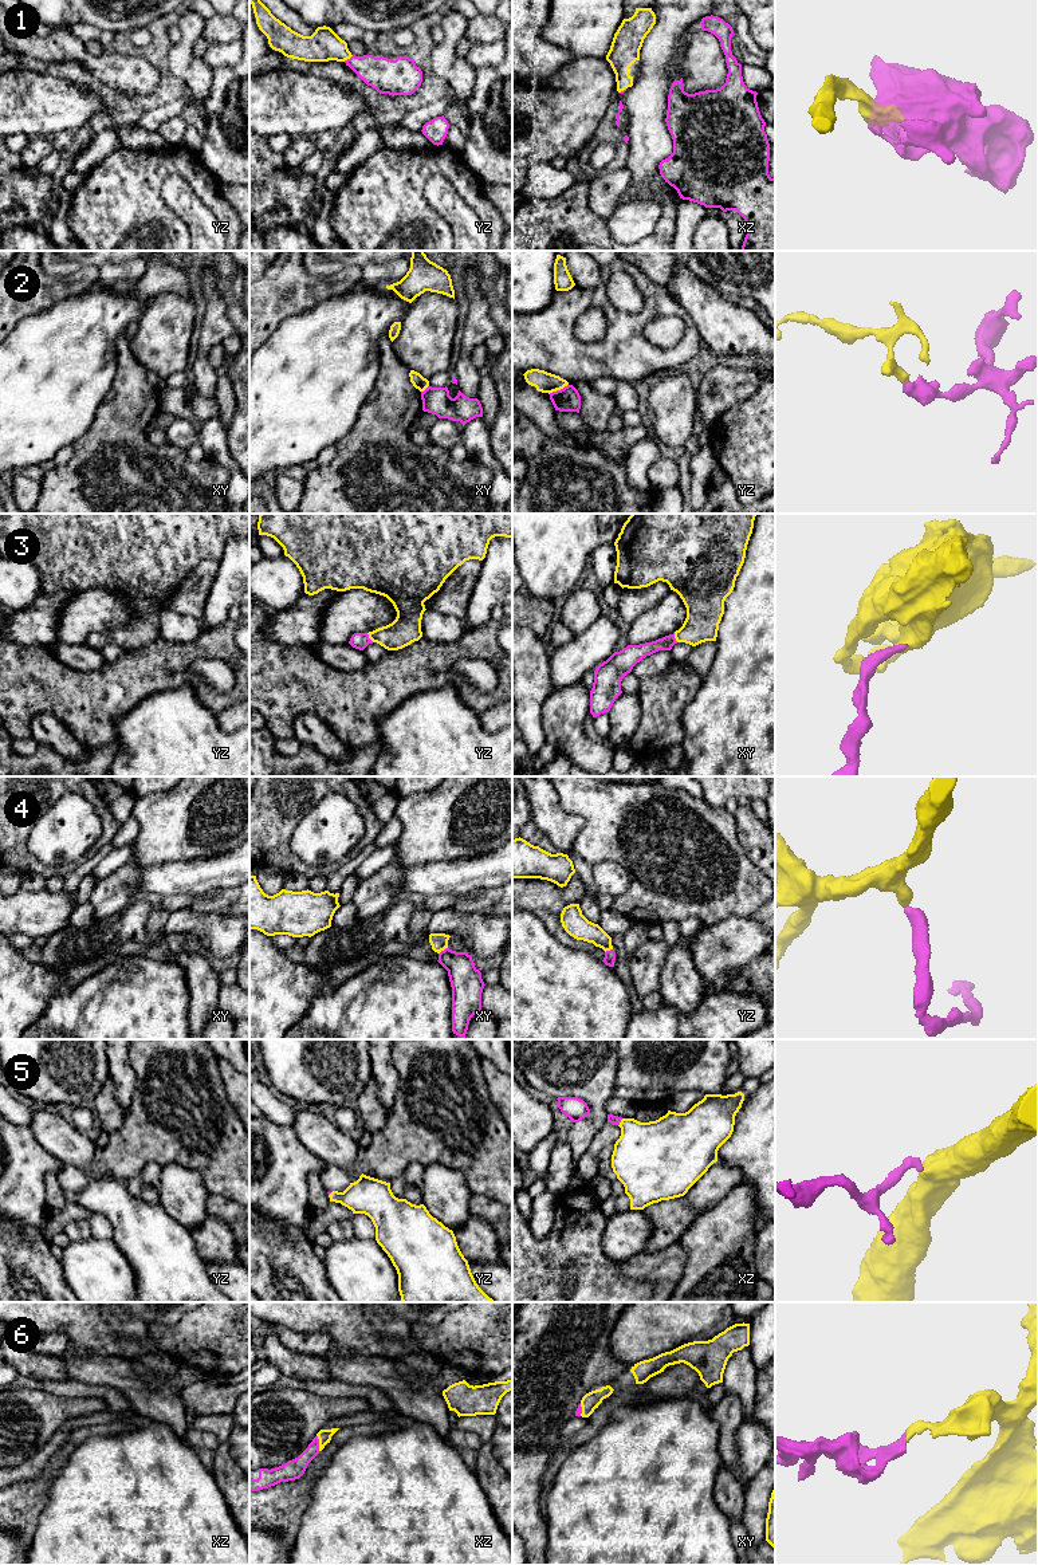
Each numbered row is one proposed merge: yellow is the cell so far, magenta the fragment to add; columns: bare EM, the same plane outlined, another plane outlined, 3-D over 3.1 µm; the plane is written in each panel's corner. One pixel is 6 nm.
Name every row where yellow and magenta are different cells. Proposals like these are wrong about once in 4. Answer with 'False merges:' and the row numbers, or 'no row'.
False merges: 2

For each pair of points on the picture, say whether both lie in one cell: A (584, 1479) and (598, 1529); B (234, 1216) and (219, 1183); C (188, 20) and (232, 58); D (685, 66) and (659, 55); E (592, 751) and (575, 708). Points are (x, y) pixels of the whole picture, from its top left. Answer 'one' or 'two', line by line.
A: one
B: two
C: two
D: two
E: one

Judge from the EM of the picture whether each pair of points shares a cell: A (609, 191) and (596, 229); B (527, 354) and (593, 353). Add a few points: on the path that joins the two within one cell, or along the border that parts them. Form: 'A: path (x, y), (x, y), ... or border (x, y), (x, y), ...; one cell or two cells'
A: border (589, 185), (589, 205), (606, 219); two cells
B: path (543, 352), (577, 353); one cell

